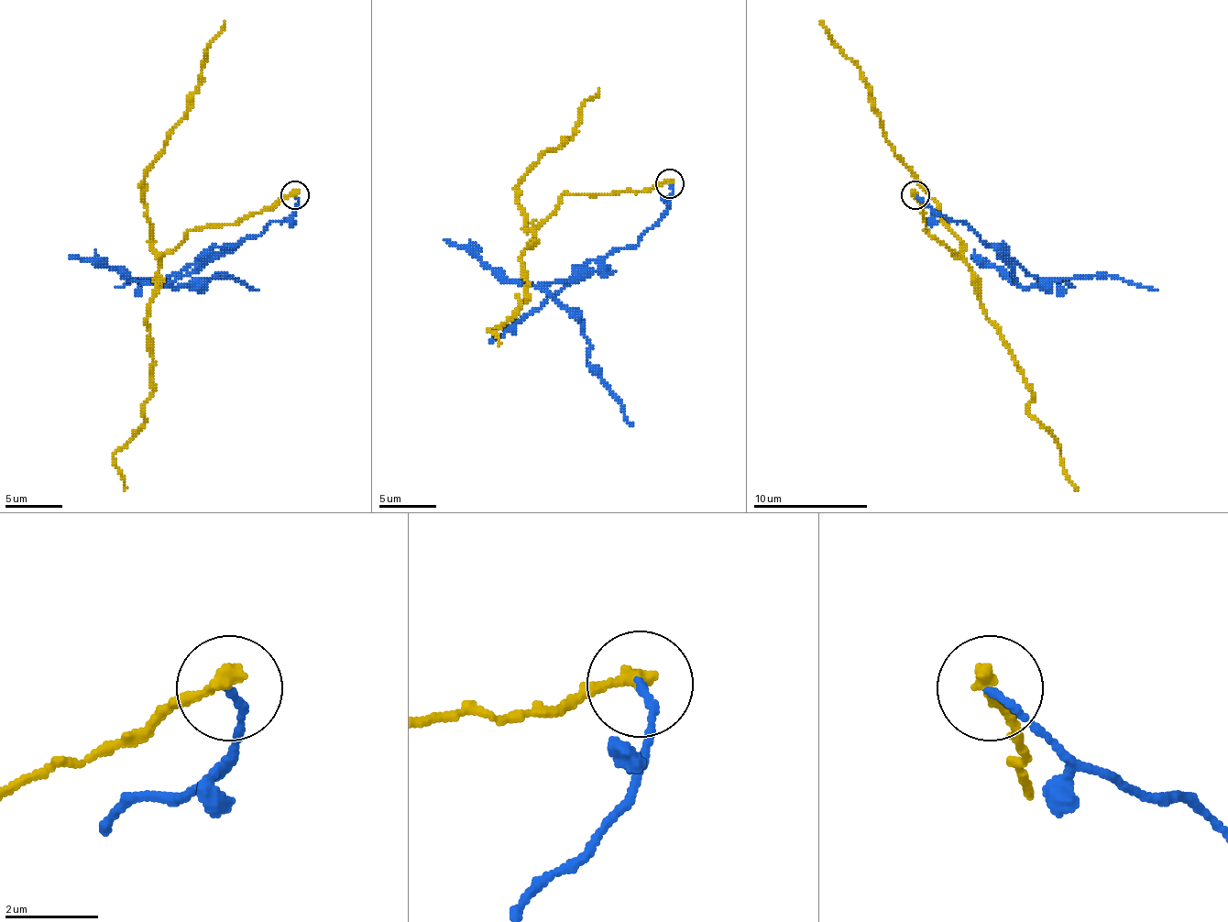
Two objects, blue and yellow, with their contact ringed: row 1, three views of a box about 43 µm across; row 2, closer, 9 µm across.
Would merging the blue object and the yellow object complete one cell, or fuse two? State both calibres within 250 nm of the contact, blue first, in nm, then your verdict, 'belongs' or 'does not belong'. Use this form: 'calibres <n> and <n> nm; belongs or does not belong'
calibres 150 and 320 nm; does not belong

